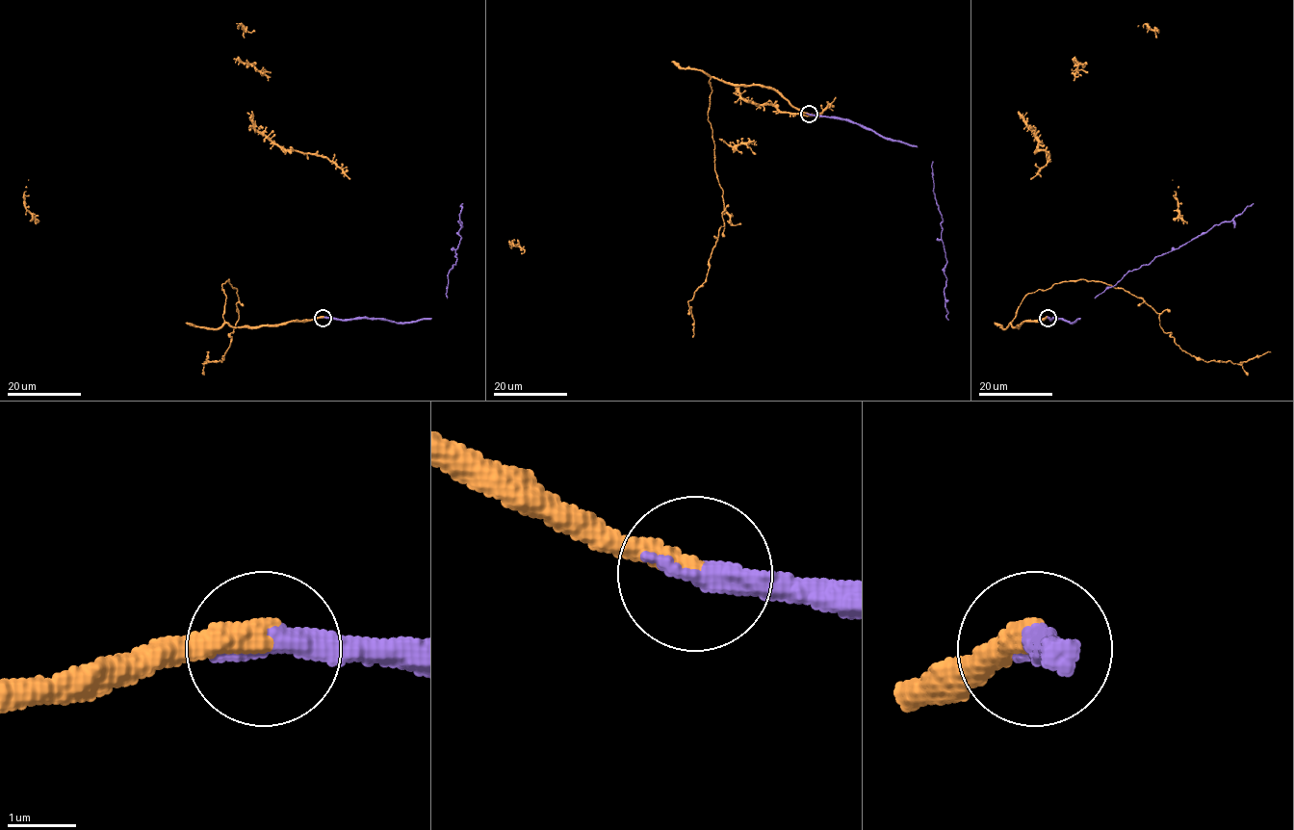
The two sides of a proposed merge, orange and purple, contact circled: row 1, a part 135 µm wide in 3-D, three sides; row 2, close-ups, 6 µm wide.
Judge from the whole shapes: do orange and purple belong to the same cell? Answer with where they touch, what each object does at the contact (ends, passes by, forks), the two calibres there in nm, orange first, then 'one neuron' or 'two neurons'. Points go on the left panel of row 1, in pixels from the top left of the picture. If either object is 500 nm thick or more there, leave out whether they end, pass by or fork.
at (323, 318); orange ends there; purple ends there; 400 nm thick on the orange side, 400 nm on the other; one neuron

